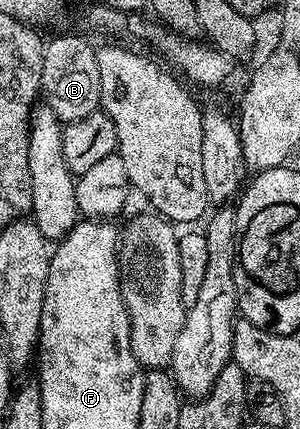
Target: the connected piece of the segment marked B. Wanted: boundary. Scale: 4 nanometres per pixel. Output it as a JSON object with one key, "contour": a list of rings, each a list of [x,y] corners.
{"contour":[[[72,33],[49,40],[44,46],[40,87],[43,104],[50,107],[61,123],[86,119],[86,115],[97,112],[100,109],[100,72],[94,45]]]}

